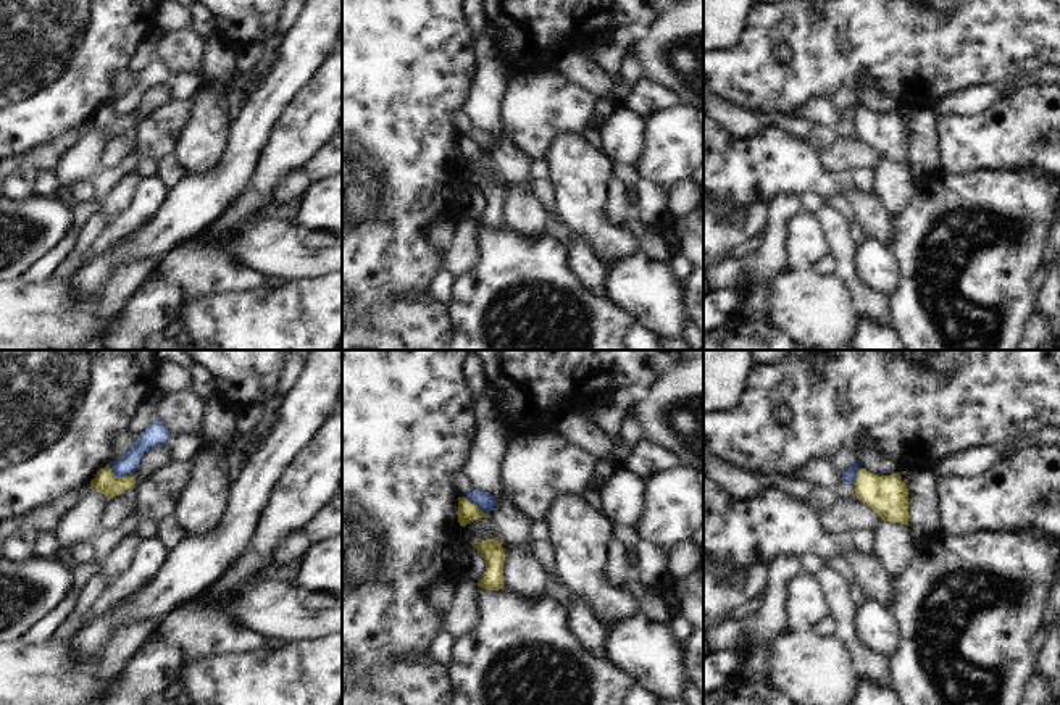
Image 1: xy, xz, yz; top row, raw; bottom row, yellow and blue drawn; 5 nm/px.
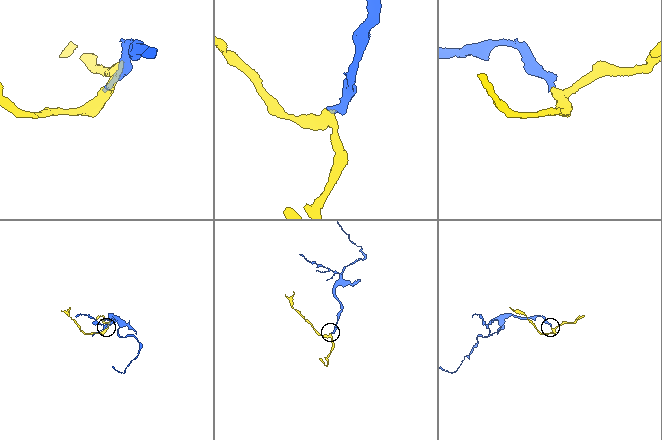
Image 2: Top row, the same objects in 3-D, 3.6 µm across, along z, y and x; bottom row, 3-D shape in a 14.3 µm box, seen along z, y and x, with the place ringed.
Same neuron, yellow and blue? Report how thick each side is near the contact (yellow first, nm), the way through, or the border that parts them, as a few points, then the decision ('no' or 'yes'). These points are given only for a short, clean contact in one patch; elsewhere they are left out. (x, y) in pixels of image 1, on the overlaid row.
calibres 120 and 100 nm; border xy (108, 465), (116, 476), (133, 476); no

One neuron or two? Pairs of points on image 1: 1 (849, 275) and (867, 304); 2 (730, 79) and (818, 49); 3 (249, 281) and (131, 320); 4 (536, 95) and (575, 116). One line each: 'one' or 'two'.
1: one
2: one
3: one
4: one

